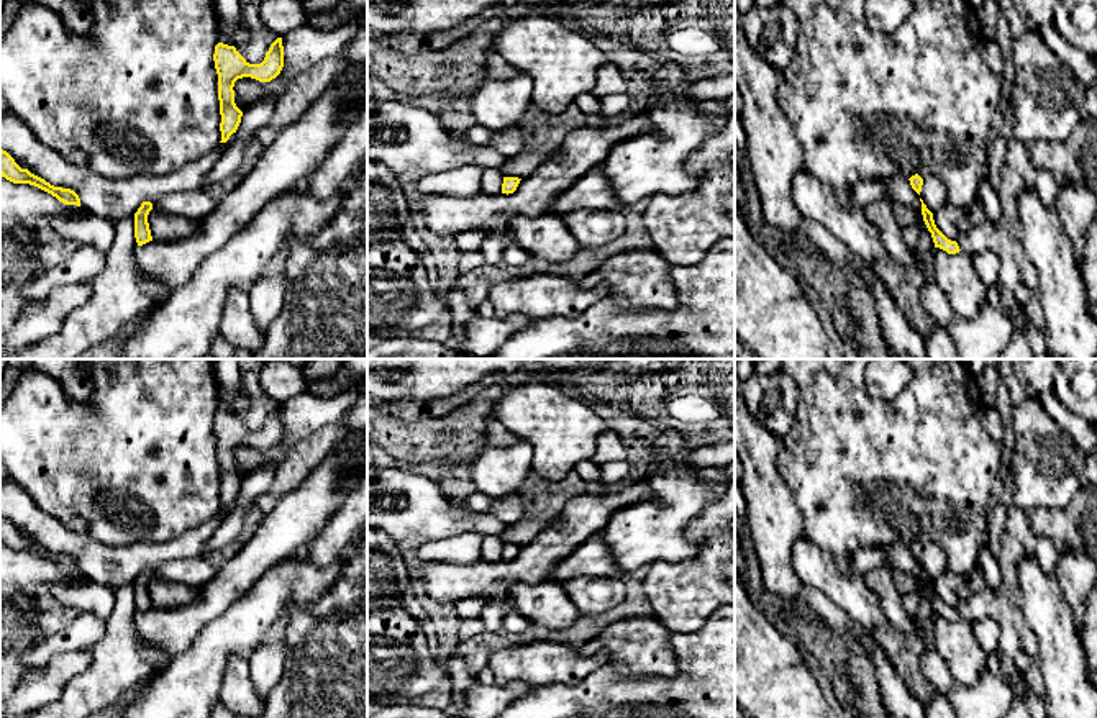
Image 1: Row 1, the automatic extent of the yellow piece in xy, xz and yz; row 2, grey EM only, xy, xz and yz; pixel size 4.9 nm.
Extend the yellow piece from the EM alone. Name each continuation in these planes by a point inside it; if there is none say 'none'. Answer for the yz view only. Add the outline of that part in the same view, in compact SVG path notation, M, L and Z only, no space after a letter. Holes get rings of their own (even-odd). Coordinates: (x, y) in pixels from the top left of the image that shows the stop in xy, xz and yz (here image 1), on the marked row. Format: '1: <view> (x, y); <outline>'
none

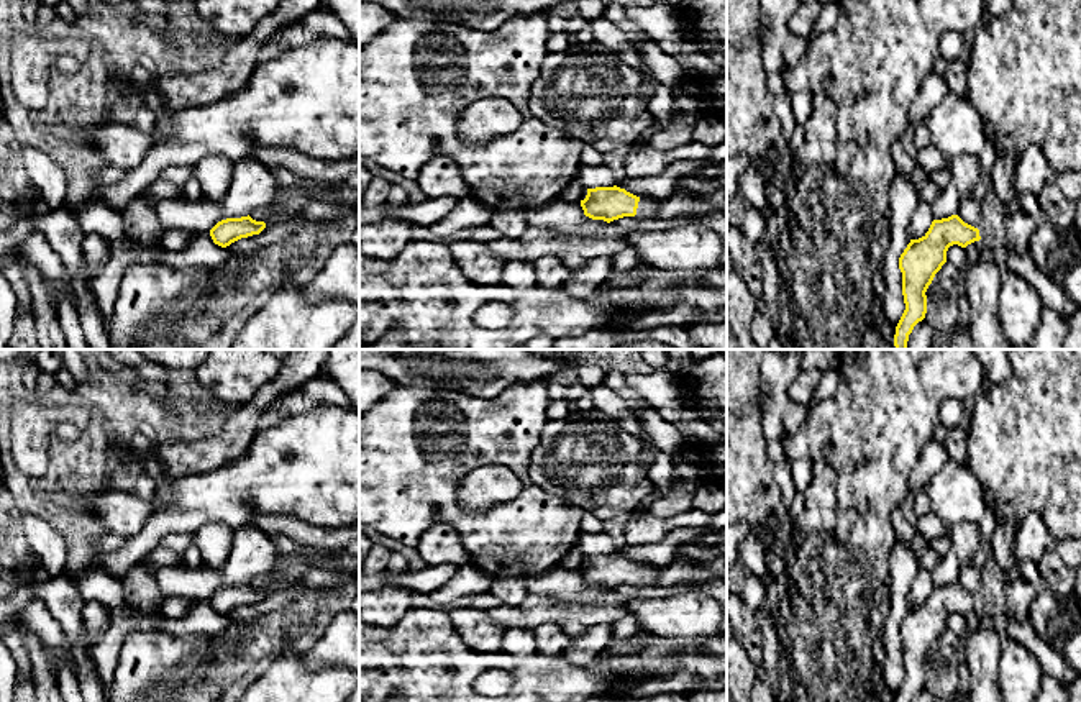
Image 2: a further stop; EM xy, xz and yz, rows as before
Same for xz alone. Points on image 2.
1: xz (647, 207); M640 198L636 215L641 218L653 218L659 208L659 200L655 198Z

